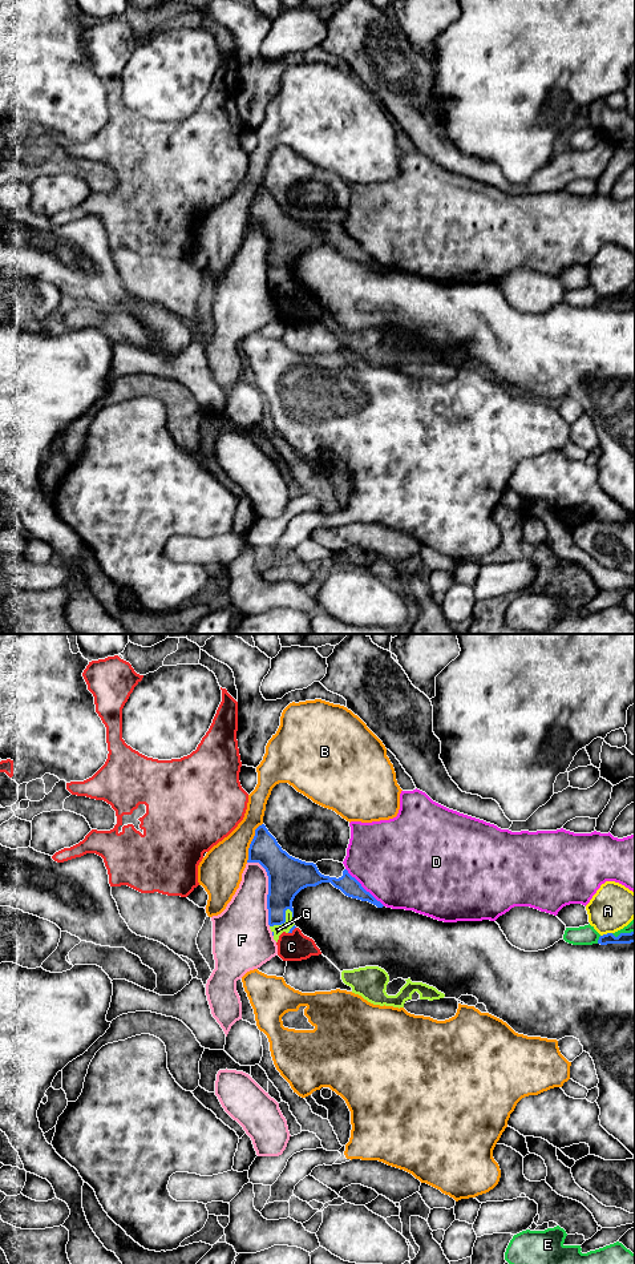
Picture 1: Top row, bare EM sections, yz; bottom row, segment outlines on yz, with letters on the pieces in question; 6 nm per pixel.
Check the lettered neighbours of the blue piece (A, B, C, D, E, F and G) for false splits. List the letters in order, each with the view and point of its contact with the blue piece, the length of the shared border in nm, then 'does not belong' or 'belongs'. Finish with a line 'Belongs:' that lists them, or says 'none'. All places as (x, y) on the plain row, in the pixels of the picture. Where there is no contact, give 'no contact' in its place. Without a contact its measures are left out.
A: meets blue in yz at (607, 295); contact 80 nm long; does not belong
B: meets blue in yz at (251, 205); contact 260 nm long; does not belong
C: meets blue in yz at (291, 293); contact 60 nm long; does not belong
D: meets blue in yz at (363, 250); contact 340 nm long; does not belong
E: meets blue in yz at (598, 302); contact 50 nm long; does not belong
F: meets blue in yz at (269, 251); contact 420 nm long; does not belong
G: meets blue in yz at (284, 282); contact 170 nm long; belongs
Belongs: G

